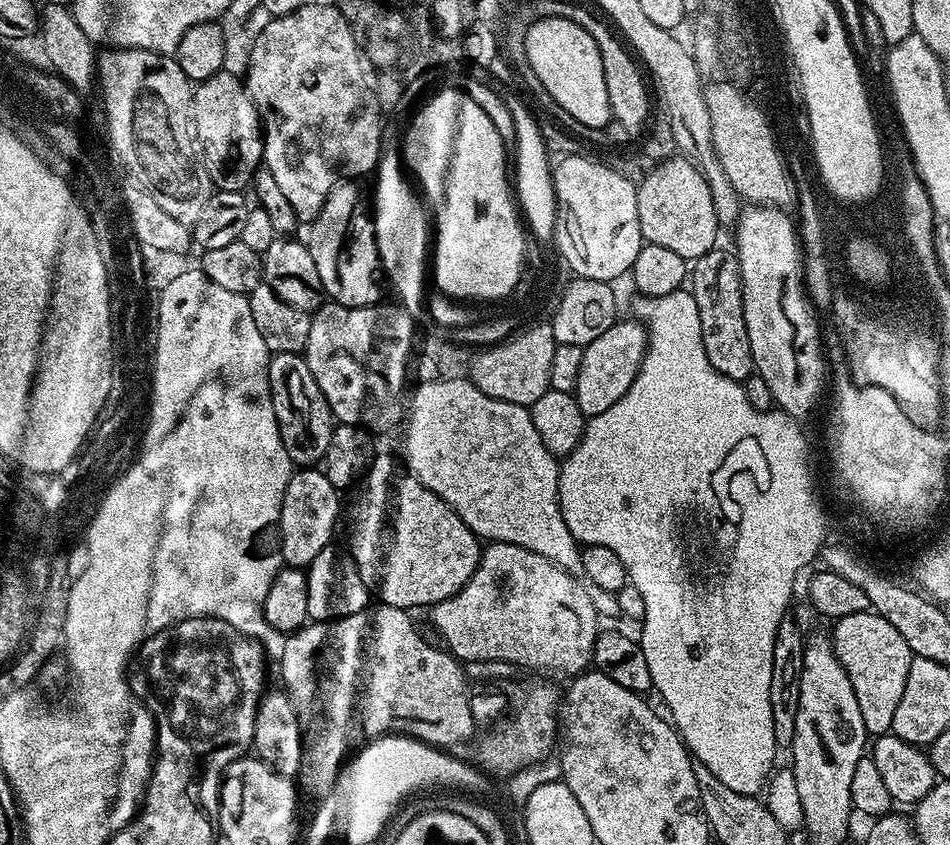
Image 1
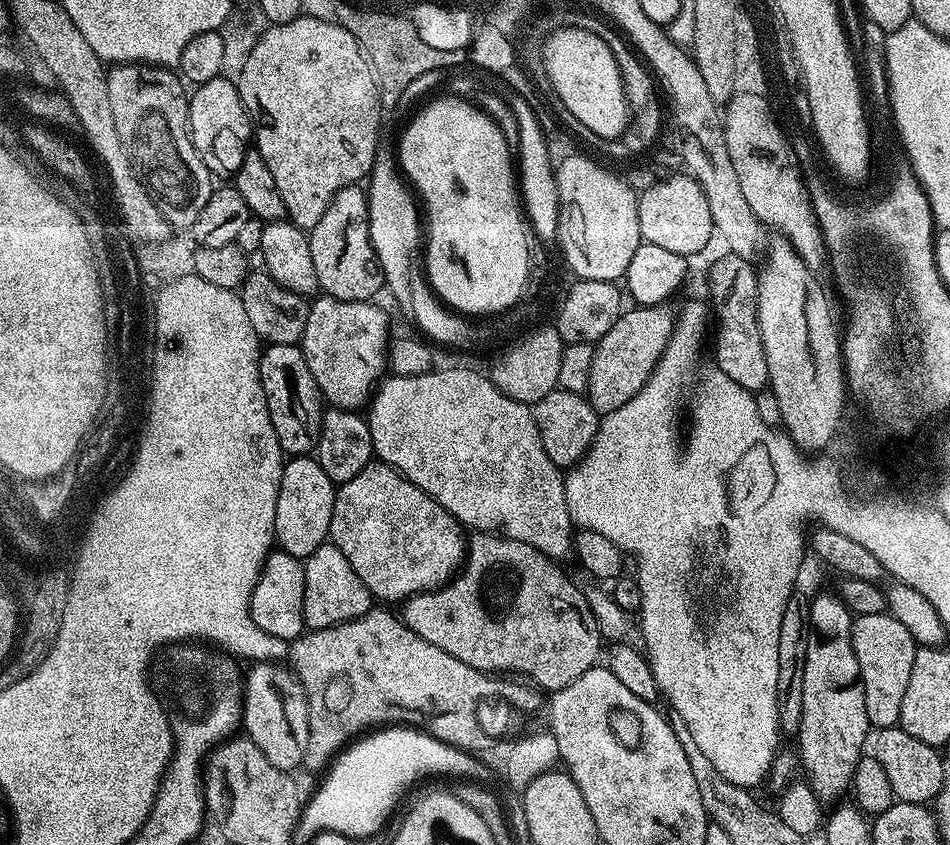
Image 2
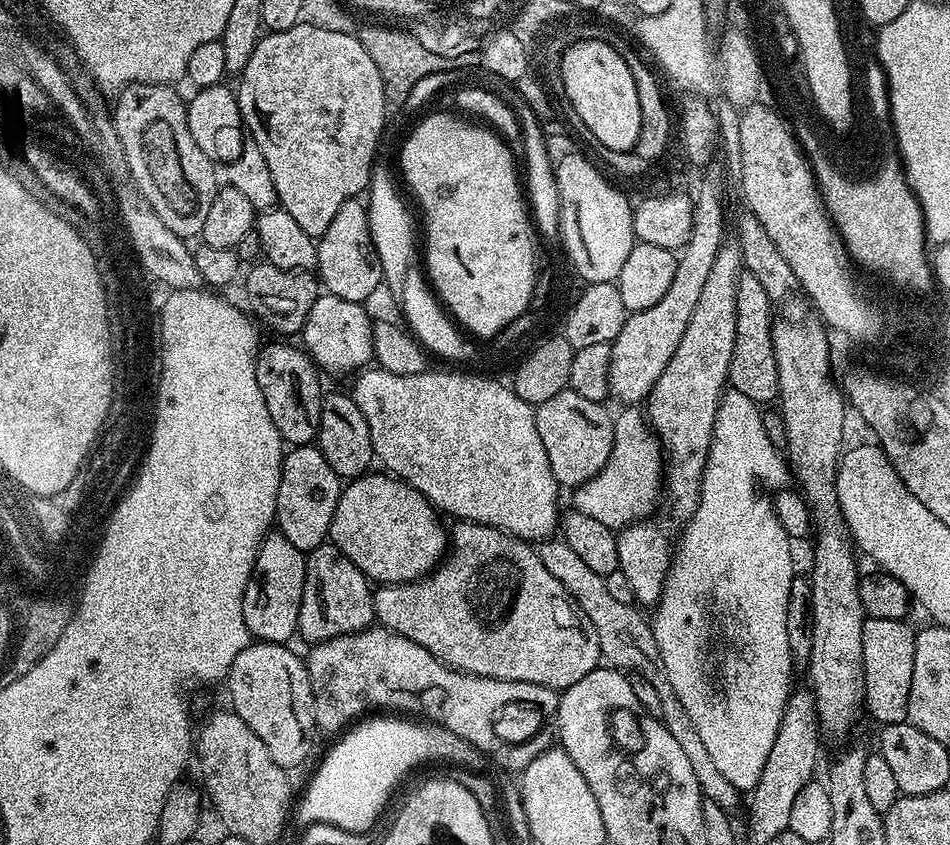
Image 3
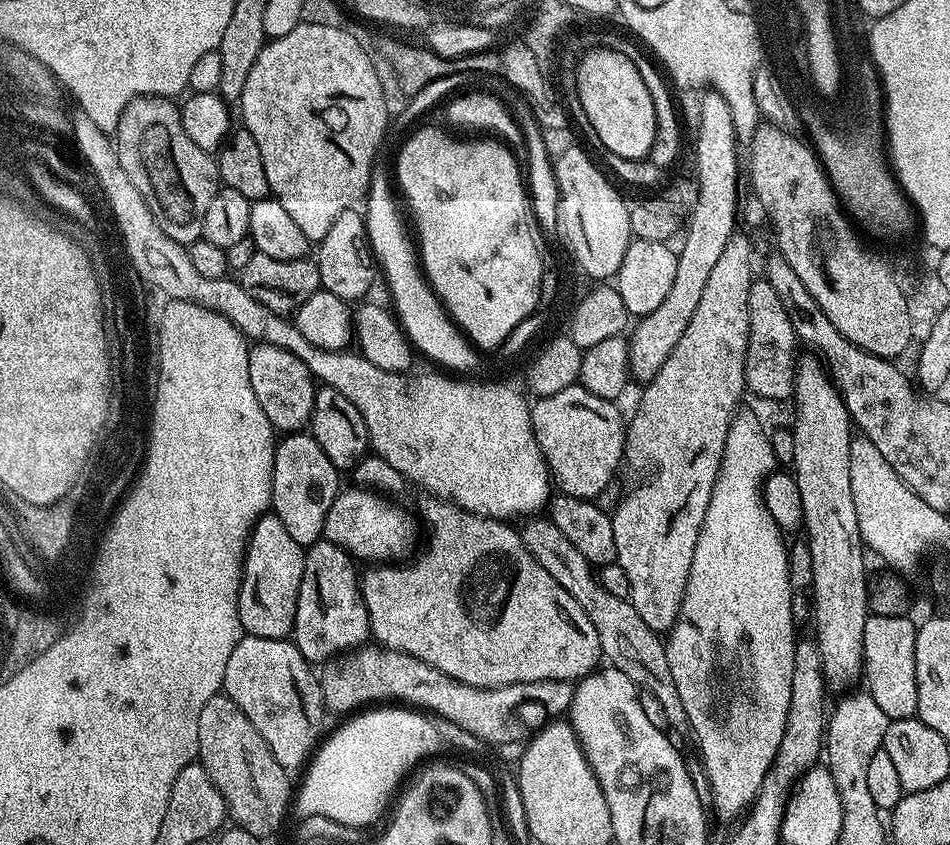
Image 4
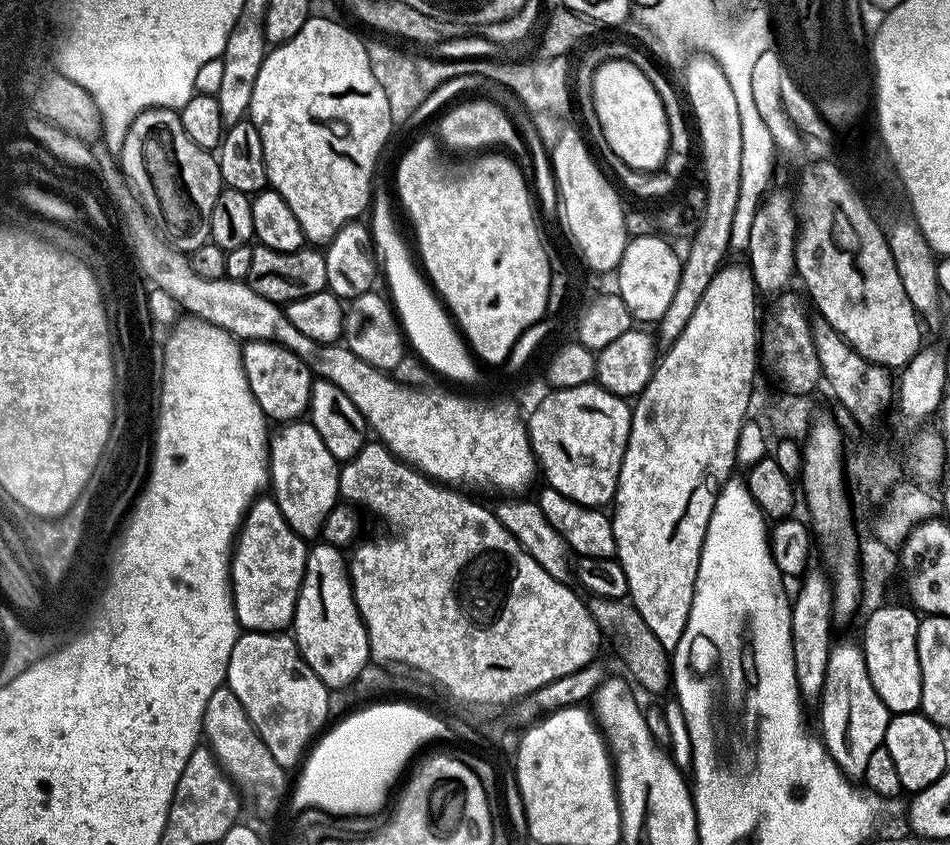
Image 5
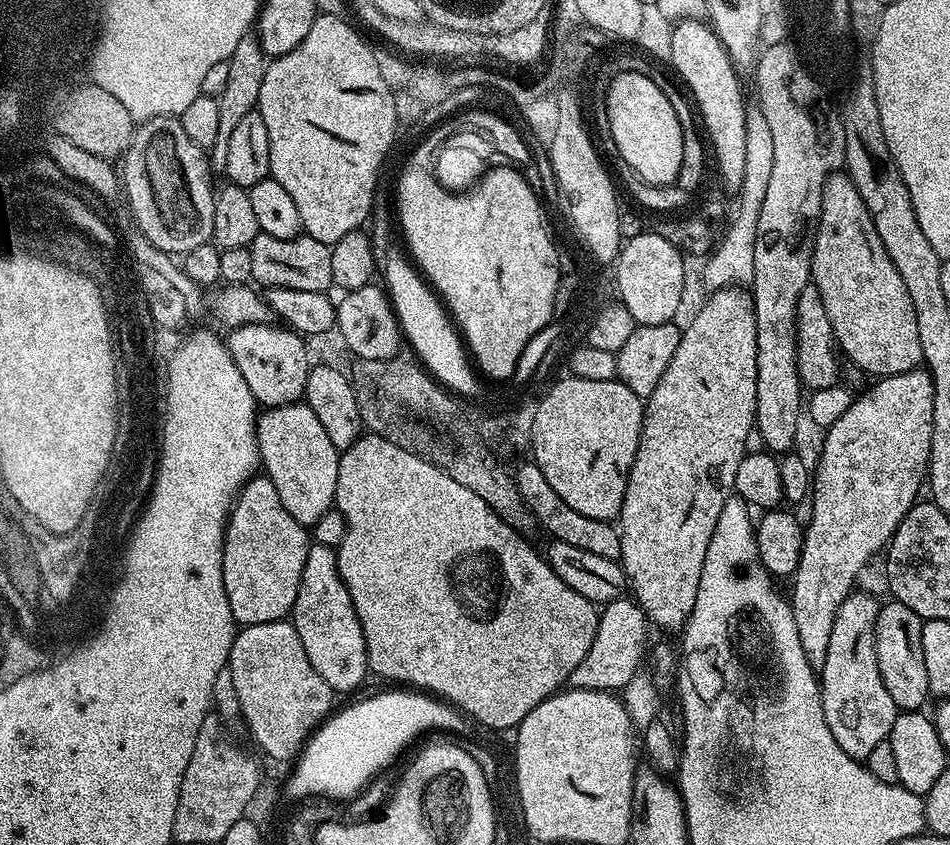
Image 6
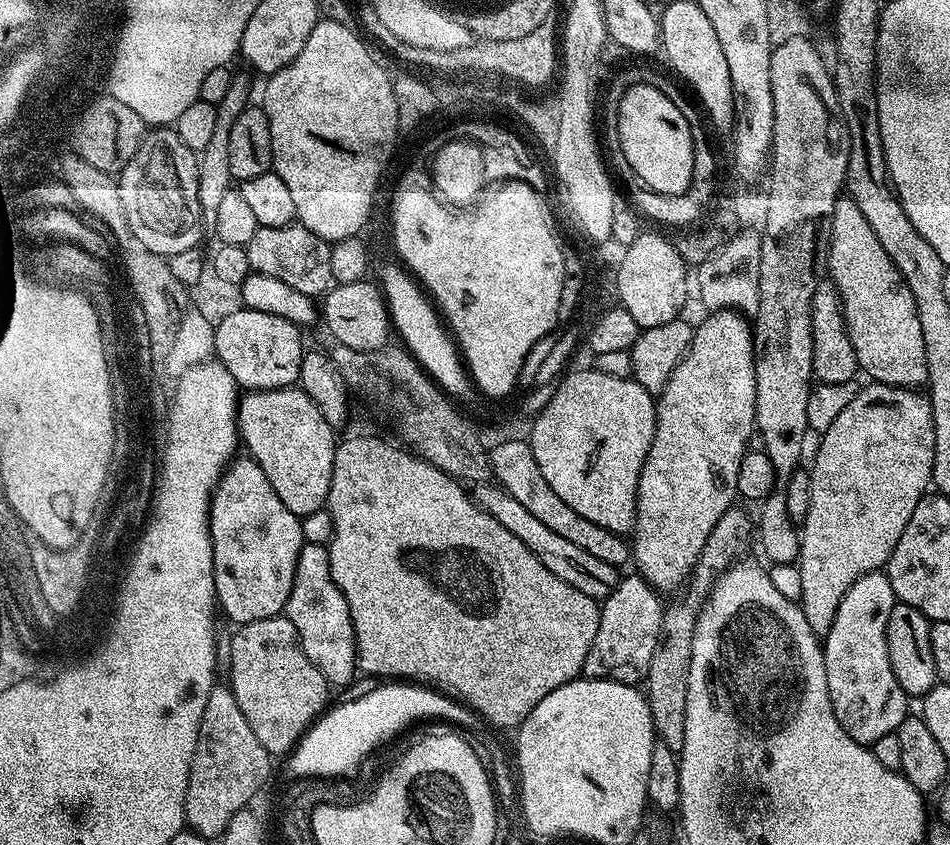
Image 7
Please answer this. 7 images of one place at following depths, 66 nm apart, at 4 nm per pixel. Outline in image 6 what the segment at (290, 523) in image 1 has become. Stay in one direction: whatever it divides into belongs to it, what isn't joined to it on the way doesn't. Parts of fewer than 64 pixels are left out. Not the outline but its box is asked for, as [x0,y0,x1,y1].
[256,403,340,526]

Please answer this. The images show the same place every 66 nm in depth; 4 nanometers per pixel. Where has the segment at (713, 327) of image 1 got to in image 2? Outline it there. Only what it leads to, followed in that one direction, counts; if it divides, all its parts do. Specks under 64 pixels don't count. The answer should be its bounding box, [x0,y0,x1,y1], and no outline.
[708,254,768,394]

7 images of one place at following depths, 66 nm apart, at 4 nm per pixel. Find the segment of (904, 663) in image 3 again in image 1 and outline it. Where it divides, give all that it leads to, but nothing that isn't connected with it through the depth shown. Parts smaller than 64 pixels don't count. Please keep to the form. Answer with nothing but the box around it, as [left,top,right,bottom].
[830,610,912,737]

